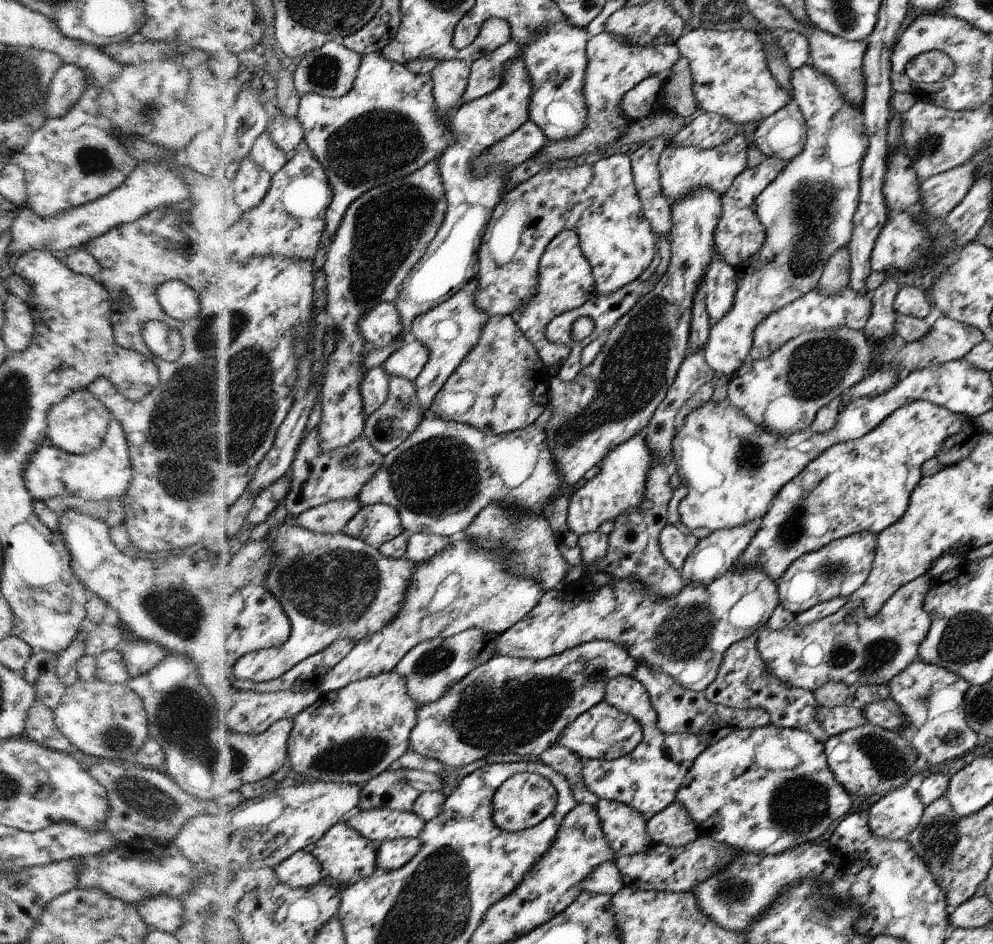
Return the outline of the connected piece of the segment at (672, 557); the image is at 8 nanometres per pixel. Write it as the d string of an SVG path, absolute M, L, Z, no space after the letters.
M670 523L665 526L660 536L661 551L665 559L678 570L684 566L686 559L699 542L699 536L683 534Z

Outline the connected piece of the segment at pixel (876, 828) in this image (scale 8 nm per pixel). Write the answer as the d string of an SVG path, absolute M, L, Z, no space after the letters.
M914 776L914 780L912 780L914 784L897 788L894 792L889 792L888 795L884 795L876 803L873 802L871 806L868 806L870 832L874 832L874 836L890 840L907 840L907 836L918 826L922 814L926 810L924 802L918 796L918 788L920 788L922 780L924 780L924 776Z

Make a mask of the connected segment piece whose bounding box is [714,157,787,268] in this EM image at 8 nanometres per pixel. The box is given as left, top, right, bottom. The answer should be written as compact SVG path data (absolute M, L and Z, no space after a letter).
M765 157L756 168L746 168L730 186L729 191L721 196L722 218L718 220L717 235L714 236L715 252L726 264L736 266L758 252L766 242L766 230L761 219L754 212L754 200L786 168L787 161Z

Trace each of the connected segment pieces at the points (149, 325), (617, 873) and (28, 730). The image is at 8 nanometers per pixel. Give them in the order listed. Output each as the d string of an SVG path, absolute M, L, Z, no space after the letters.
M160 320L148 321L142 330L143 341L150 350L170 362L180 360L184 352L181 332Z
M608 860L594 868L586 880L582 880L582 893L588 894L610 894L616 895L624 886L621 870L617 867L615 860Z
M35 701L28 712L23 735L40 746L51 748L56 752L67 752L69 755L77 752L70 740L56 728L54 724L54 711L40 702Z

